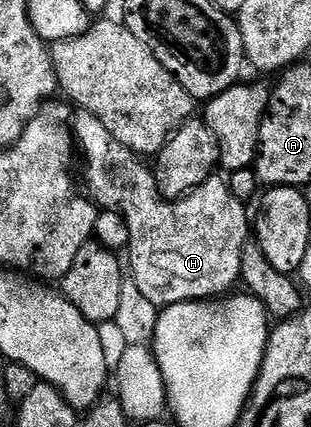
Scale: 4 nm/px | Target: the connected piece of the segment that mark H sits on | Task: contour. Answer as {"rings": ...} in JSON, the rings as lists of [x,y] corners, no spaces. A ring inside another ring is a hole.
{"rings":[[[83,112],[77,113],[71,119],[70,130],[74,135],[75,145],[78,147],[80,145],[80,150],[84,153],[84,182],[88,185],[88,190],[86,189],[86,194],[89,199],[100,210],[115,210],[117,214],[124,217],[124,223],[128,229],[128,248],[127,252],[129,254],[129,264],[130,264],[130,279],[138,286],[140,292],[143,296],[146,296],[147,300],[153,302],[159,308],[165,306],[173,306],[179,302],[198,302],[201,300],[211,300],[217,296],[224,296],[233,289],[232,285],[237,285],[240,282],[240,269],[242,268],[242,248],[244,245],[250,241],[250,210],[248,214],[249,207],[245,203],[238,200],[238,196],[234,196],[230,192],[227,181],[220,176],[213,176],[205,180],[204,183],[198,187],[197,190],[191,190],[190,193],[184,195],[182,198],[178,198],[172,201],[169,199],[160,197],[160,189],[156,186],[156,176],[155,173],[150,169],[143,157],[137,156],[132,153],[130,148],[126,148],[122,144],[118,144],[118,140],[114,140],[114,136],[110,136],[110,132],[106,132],[106,128],[102,123],[97,120],[93,114],[85,114]]]}

